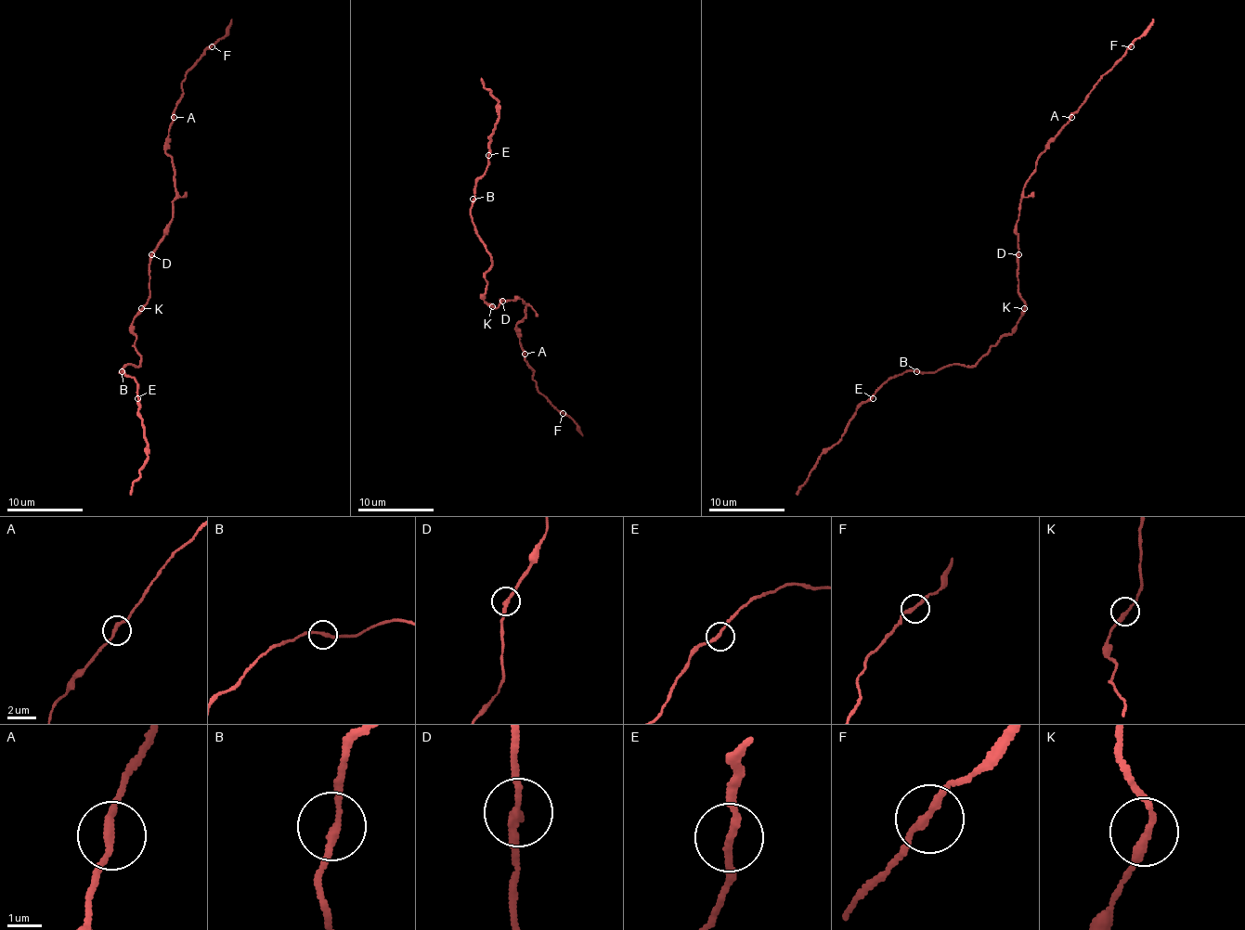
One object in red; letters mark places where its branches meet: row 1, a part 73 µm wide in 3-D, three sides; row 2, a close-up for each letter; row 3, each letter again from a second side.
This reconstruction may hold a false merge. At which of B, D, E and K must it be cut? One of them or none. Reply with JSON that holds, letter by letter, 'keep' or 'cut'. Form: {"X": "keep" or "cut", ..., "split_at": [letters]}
{"B": "keep", "D": "keep", "E": "keep", "K": "keep", "split_at": []}

